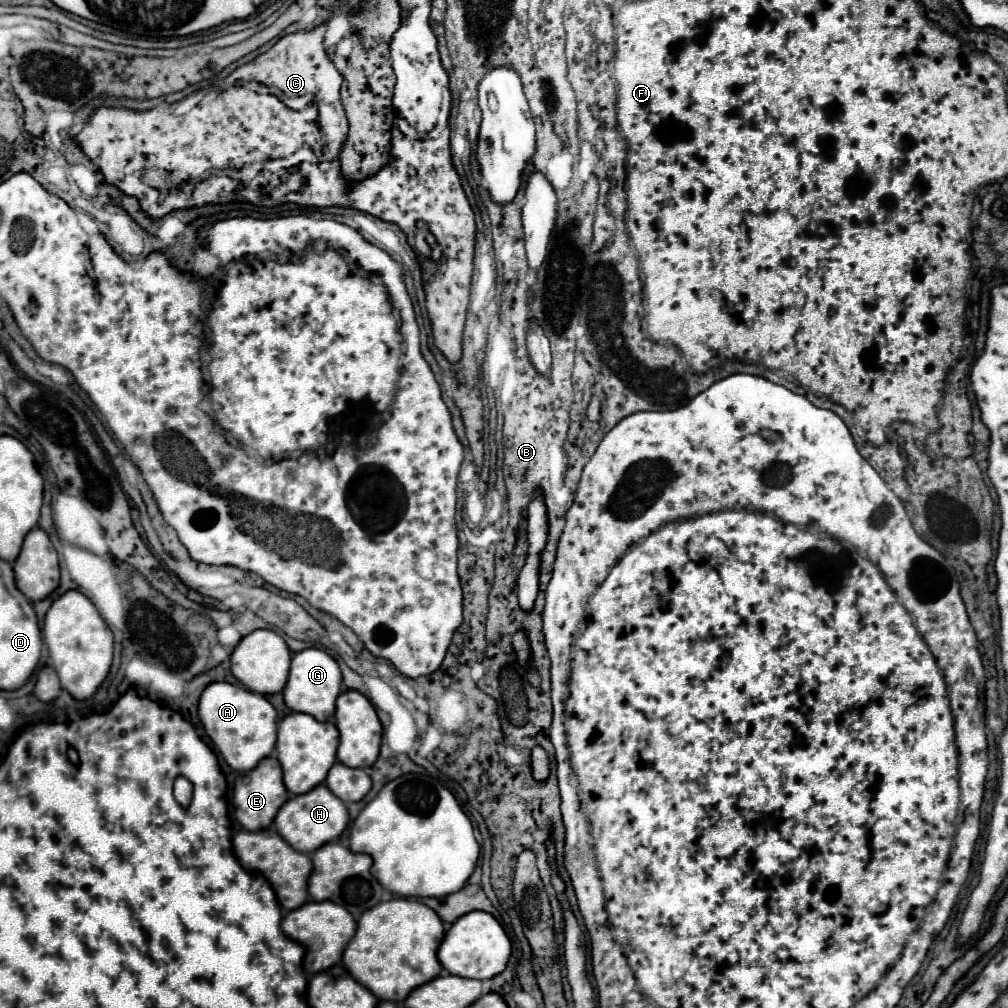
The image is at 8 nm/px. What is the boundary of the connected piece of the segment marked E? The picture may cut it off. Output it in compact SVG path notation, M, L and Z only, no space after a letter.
M265 757L255 769L249 773L243 773L235 781L233 789L233 805L235 805L235 817L237 821L249 829L249 831L261 831L267 829L281 805L289 799L289 793L283 785L283 773L281 773L281 763L275 757Z

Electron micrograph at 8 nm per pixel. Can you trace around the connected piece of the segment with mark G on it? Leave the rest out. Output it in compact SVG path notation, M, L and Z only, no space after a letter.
M309 647L293 655L289 681L283 689L285 703L291 711L313 715L317 721L329 721L335 715L335 699L339 697L339 693L341 693L341 669L327 651Z

